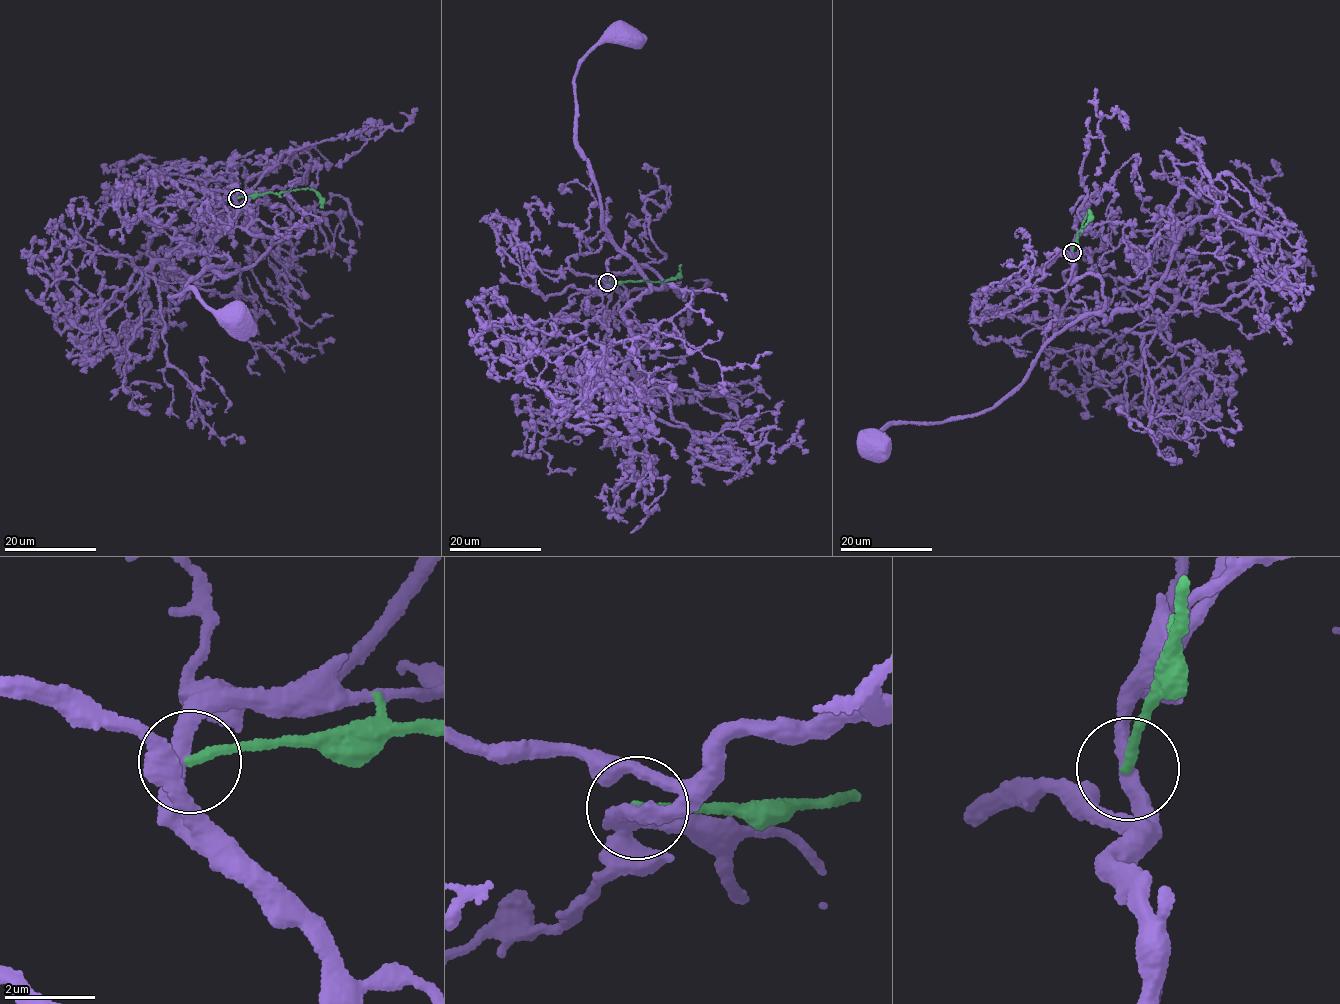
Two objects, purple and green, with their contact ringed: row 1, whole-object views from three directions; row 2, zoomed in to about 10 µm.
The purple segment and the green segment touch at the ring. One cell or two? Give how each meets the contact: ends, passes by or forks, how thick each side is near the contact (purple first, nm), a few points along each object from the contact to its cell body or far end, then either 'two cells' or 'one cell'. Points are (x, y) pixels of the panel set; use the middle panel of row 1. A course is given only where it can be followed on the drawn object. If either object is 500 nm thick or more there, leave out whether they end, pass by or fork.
purple passes by | green ends | 360/220 nm | purple via (607, 282), (636, 265), (665, 284), (649, 286), (612, 245), (577, 139), (574, 81), (584, 55), (620, 32) | green via (607, 282), (664, 282), (680, 273), (681, 264) | two cells

